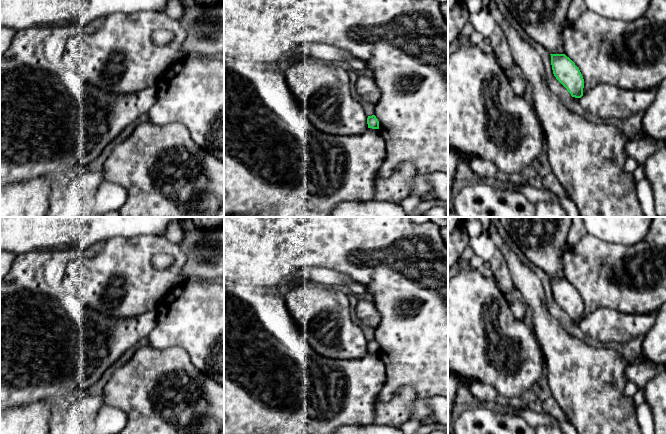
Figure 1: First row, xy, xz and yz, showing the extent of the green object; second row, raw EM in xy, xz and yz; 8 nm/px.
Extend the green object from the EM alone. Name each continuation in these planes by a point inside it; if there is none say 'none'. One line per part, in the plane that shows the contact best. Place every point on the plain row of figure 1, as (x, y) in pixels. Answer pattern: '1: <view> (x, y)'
none

